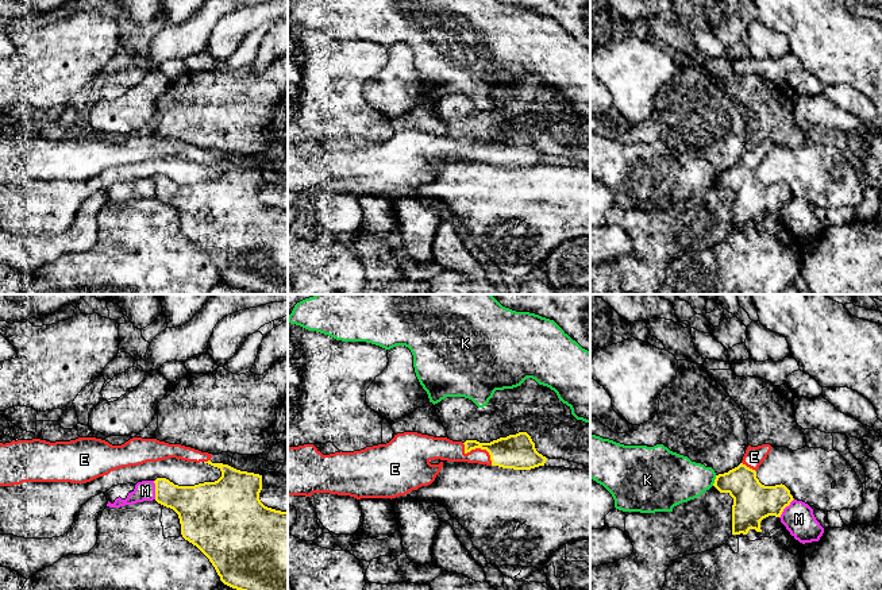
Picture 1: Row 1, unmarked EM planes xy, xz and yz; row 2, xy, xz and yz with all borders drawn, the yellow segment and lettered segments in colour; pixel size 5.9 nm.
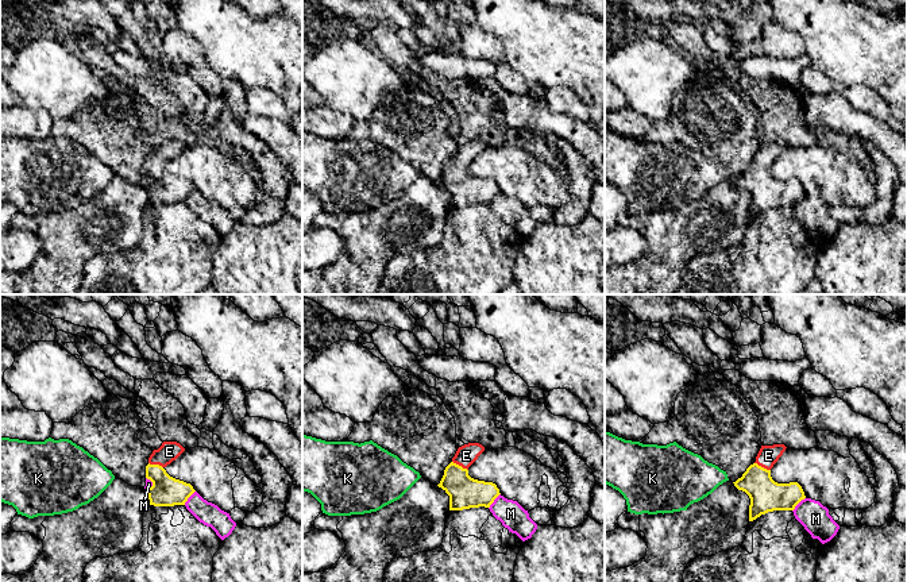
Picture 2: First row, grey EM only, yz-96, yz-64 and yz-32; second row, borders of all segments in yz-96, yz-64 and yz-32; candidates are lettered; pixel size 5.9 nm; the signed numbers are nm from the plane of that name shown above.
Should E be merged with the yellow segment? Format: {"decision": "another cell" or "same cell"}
{"decision": "same cell"}

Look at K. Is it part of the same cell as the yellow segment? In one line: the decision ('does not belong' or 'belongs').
does not belong

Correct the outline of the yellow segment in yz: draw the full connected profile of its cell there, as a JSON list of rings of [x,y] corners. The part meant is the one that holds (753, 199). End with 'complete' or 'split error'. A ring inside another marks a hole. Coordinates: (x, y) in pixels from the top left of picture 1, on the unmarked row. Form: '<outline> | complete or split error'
[[[770,142],[758,144],[748,143],[742,161],[728,170],[716,173],[713,184],[720,190],[728,190],[733,196],[732,203],[732,232],[747,232],[750,227],[762,230],[760,219],[769,213],[781,215],[783,207],[794,197],[785,182],[764,184],[756,176],[756,167],[771,149]]] | split error

